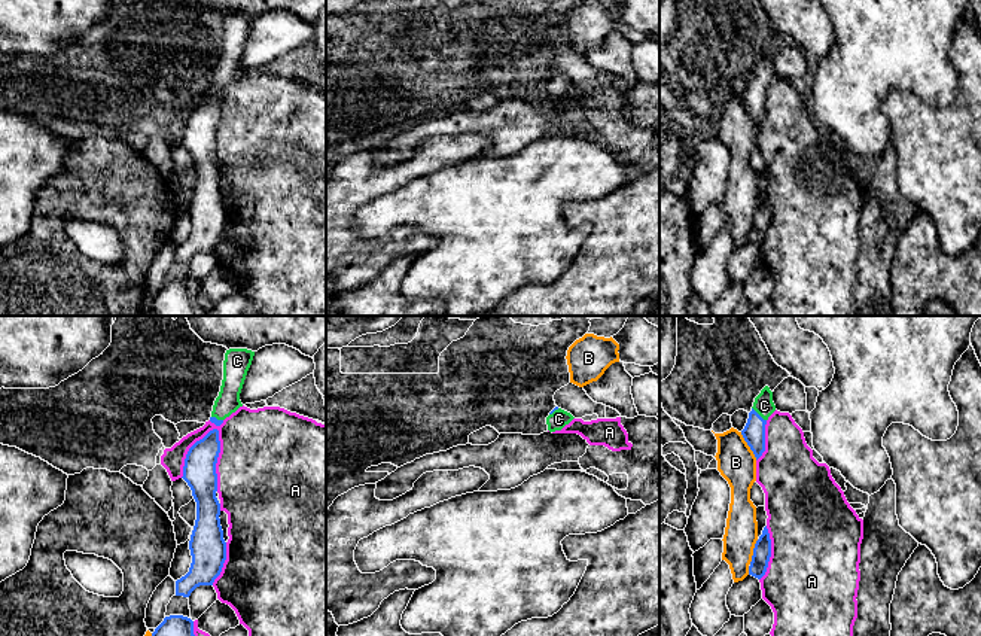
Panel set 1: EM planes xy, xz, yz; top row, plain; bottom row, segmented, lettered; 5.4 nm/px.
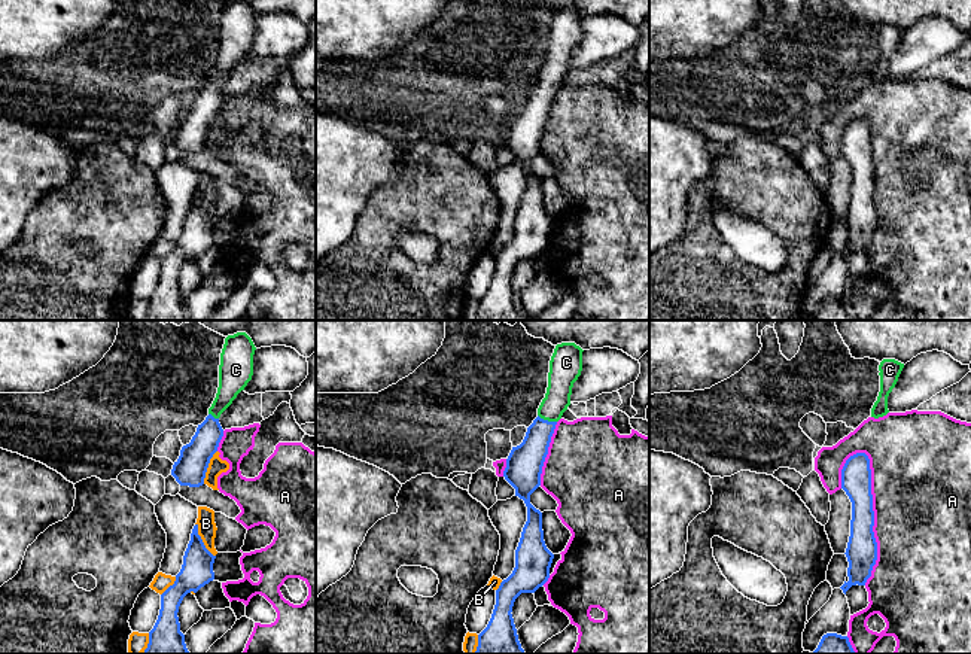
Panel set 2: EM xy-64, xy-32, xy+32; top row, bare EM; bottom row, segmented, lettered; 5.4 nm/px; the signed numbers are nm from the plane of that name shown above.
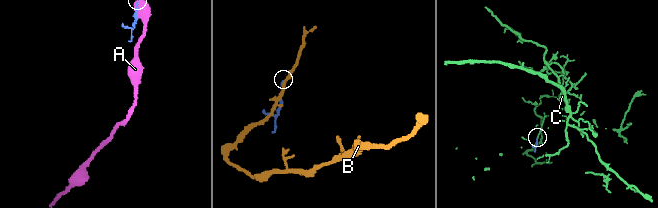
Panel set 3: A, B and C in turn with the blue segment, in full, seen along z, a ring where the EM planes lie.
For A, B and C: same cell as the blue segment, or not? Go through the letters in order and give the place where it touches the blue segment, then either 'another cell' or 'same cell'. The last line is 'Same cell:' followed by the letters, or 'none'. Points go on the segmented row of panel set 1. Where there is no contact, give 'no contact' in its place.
A: xy (218, 455) | another cell
B: yz (748, 444) | another cell
C: yz (758, 414) | same cell
Same cell: C

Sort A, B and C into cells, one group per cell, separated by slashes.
A / B / C

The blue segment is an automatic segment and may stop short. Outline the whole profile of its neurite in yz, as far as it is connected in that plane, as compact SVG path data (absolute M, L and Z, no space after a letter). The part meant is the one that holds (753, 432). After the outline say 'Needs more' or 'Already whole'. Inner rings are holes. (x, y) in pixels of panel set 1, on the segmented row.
M765 386L761 393L755 398L752 411L749 413L747 423L741 430L741 435L750 450L753 451L756 460L765 451L765 424L768 417L776 411L773 402L773 392Z. Needs more

